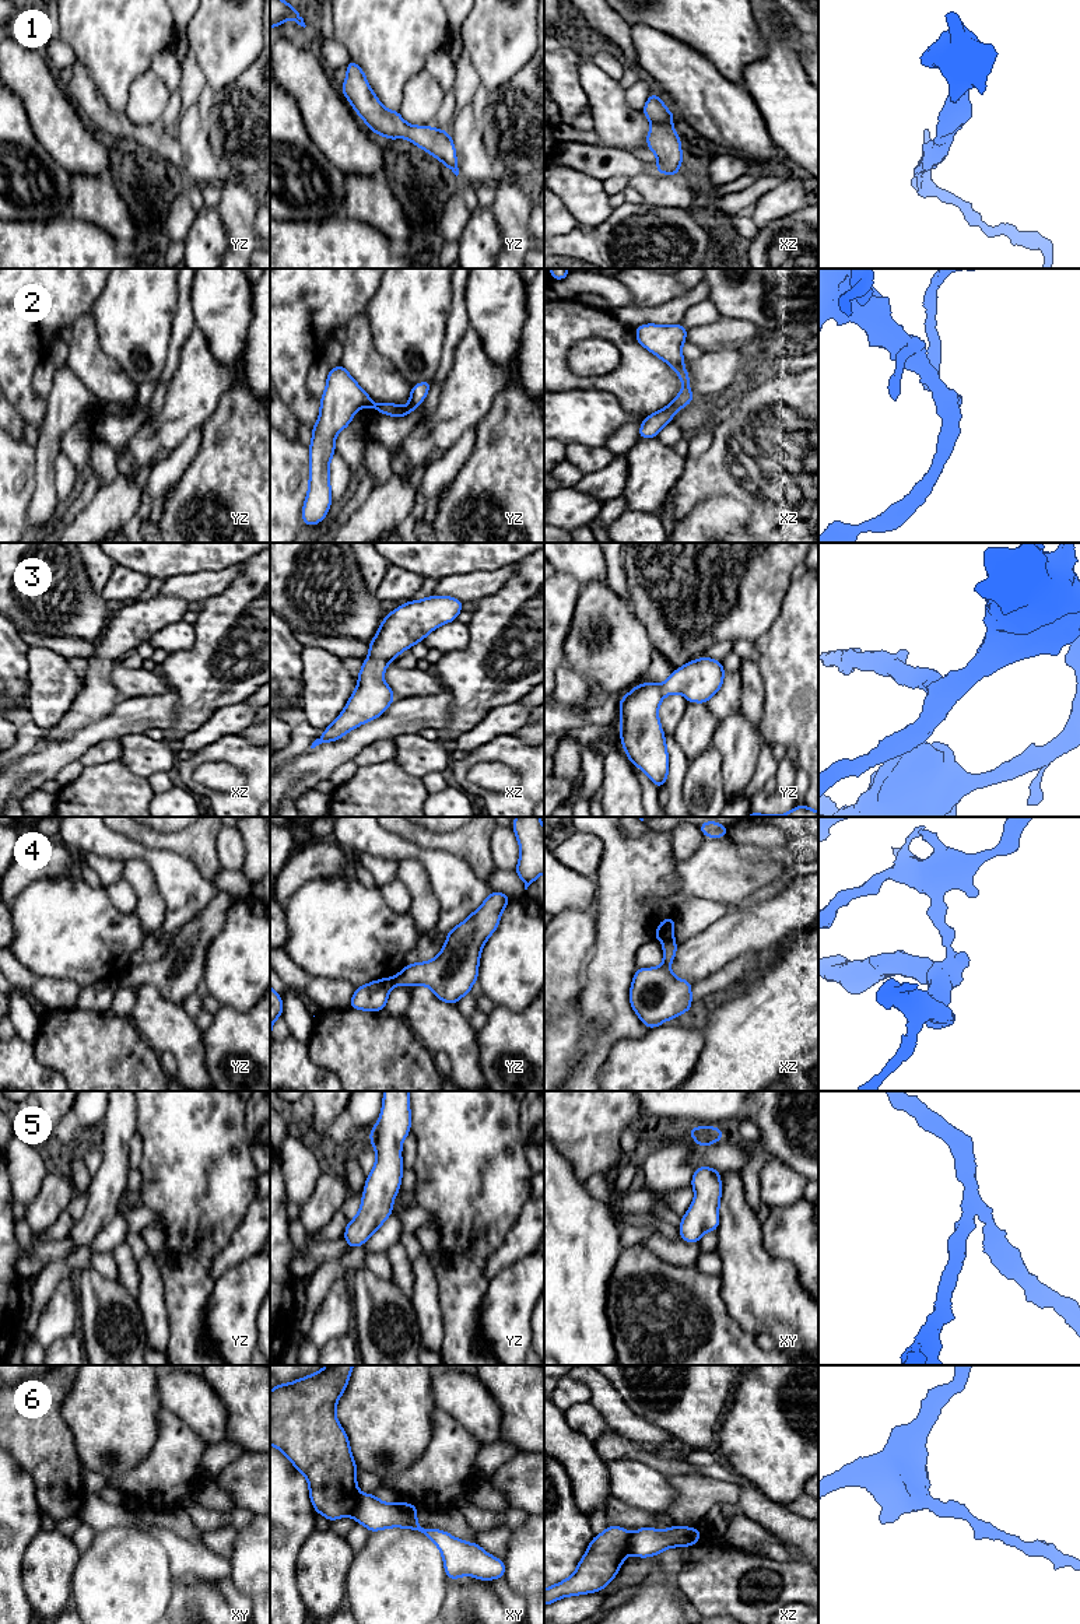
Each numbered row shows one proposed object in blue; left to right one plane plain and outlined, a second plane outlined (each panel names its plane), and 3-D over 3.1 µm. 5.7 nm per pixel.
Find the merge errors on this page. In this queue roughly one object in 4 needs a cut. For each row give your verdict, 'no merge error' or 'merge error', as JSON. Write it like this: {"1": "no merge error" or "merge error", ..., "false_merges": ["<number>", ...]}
{"1": "no merge error", "2": "no merge error", "3": "no merge error", "4": "merge error", "5": "no merge error", "6": "merge error", "false_merges": ["4", "6"]}

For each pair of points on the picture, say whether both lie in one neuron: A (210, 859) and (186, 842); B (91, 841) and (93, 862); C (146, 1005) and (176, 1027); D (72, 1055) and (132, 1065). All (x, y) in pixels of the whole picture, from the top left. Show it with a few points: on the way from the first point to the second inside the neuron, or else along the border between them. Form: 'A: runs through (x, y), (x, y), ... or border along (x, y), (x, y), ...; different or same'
A: runs through (204, 853), (192, 842); same
B: border along (84, 852), (111, 856), (123, 862); different
C: runs through (153, 1012), (169, 1027); same
D: runs through (87, 1055), (100, 1055), (109, 1065), (116, 1065); same

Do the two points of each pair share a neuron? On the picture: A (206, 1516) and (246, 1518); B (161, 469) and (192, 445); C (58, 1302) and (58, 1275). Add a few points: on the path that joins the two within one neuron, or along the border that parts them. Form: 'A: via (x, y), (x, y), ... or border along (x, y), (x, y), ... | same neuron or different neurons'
A: via (216, 1518), (237, 1518) | same neuron
B: via (168, 469), (185, 452) | same neuron
C: border along (67, 1276), (58, 1284), (39, 1312) | different neurons

